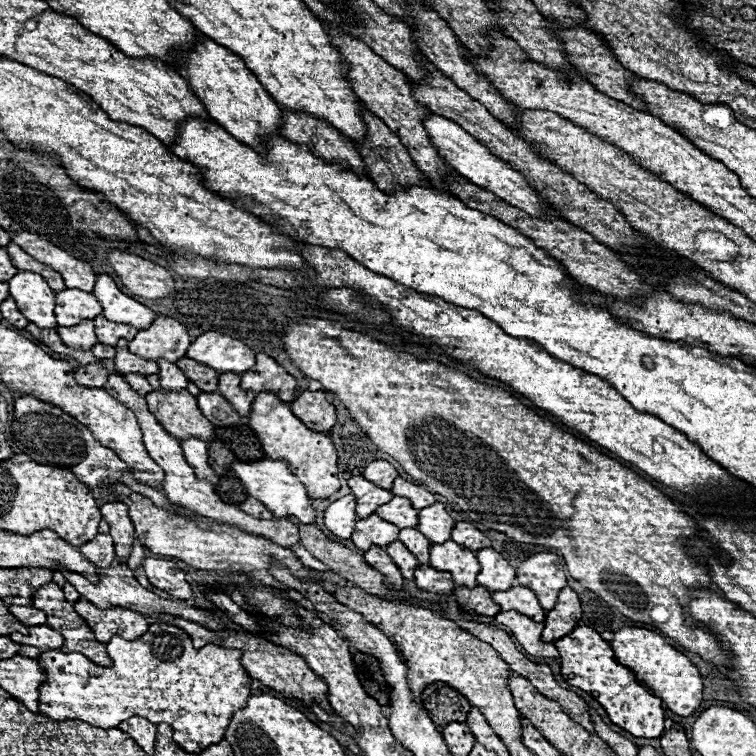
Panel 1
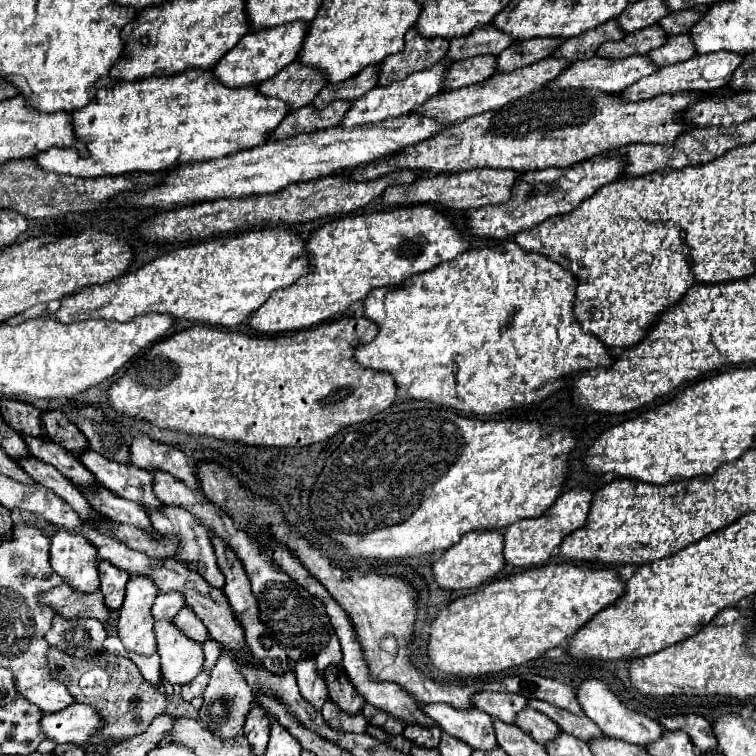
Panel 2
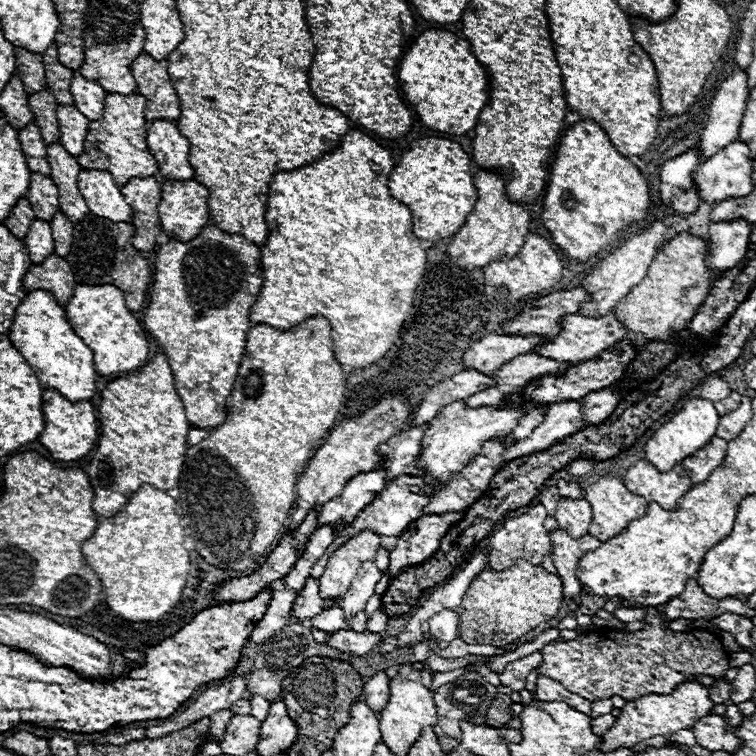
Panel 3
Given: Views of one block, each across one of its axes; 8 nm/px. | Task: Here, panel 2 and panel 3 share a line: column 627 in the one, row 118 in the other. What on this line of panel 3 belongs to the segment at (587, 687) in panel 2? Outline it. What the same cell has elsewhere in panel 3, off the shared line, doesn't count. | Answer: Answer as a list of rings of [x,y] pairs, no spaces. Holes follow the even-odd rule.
[[[738,68],[718,86],[710,102],[706,126],[700,134],[698,142],[700,158],[706,160],[714,156],[716,152],[720,152],[724,146],[728,146],[738,138],[748,92],[750,90],[746,84],[746,72]]]

